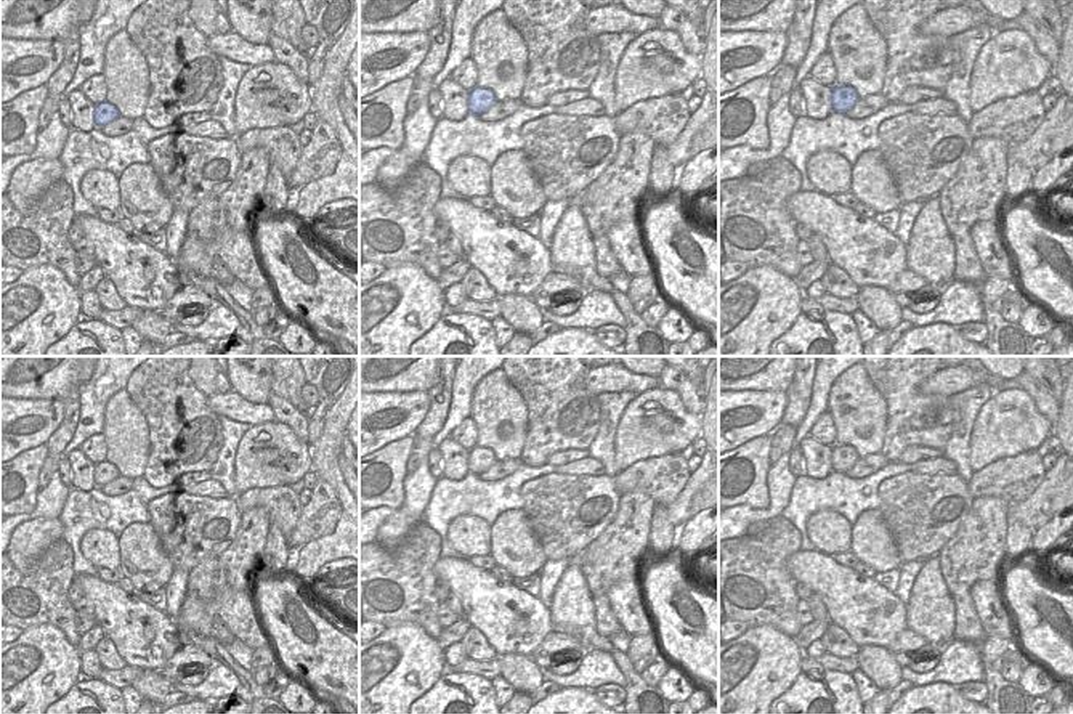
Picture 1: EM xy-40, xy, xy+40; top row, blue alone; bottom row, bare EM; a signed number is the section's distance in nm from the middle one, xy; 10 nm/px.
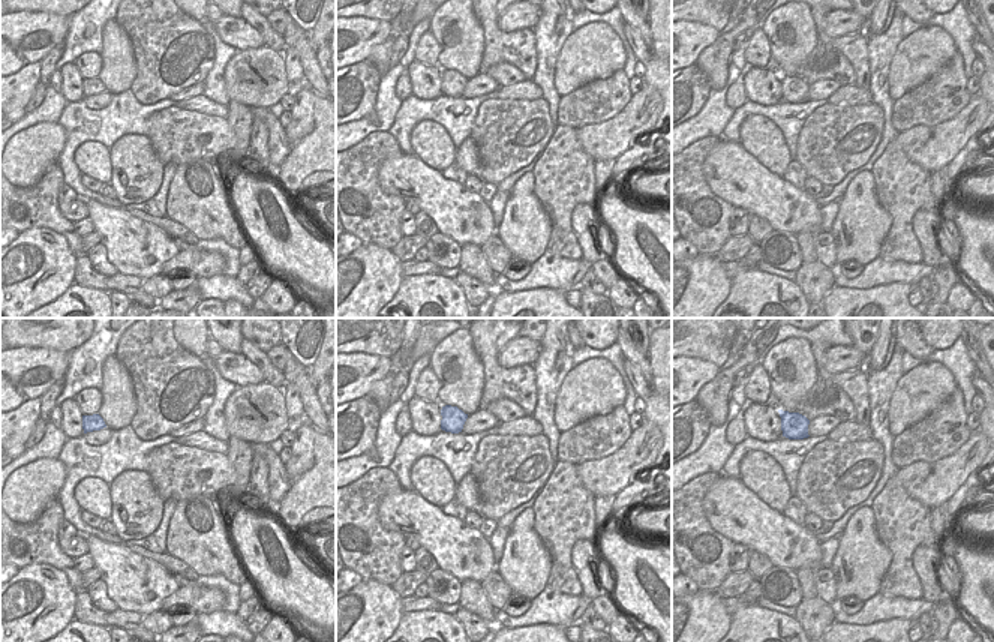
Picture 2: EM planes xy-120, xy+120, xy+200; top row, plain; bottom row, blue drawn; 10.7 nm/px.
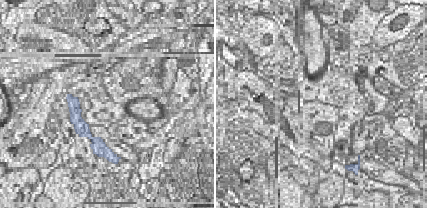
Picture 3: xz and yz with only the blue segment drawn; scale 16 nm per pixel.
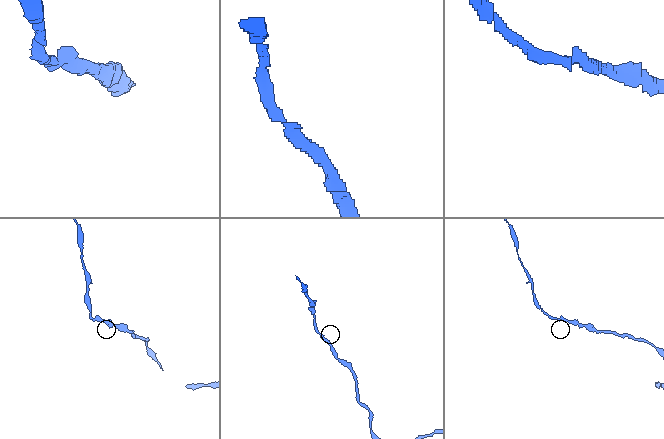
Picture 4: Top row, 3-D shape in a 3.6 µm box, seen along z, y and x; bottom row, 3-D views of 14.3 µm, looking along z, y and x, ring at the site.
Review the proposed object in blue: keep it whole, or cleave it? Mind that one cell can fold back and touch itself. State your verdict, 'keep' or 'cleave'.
keep

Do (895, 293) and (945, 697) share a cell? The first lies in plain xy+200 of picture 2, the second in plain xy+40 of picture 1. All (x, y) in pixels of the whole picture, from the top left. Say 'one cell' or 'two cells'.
one cell

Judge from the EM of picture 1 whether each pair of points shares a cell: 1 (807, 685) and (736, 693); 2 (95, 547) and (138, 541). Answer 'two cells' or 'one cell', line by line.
1: two cells
2: two cells

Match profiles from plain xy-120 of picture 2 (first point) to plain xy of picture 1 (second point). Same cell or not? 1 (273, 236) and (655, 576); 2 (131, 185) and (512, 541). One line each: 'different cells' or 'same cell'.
1: different cells
2: same cell

